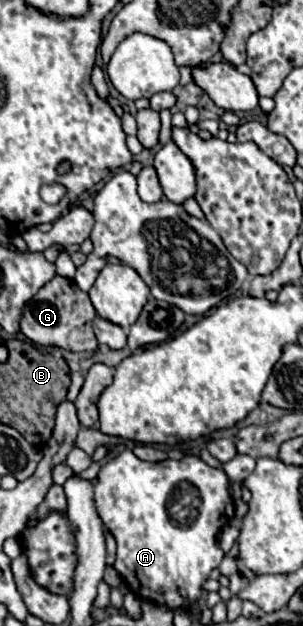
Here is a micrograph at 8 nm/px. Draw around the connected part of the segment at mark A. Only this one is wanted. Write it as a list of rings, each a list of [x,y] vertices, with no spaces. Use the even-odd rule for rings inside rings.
[[[123,449],[115,459],[101,465],[95,489],[95,509],[103,525],[113,533],[117,541],[115,571],[123,577],[131,591],[147,601],[167,605],[171,609],[189,609],[201,595],[201,587],[209,573],[219,567],[225,553],[217,545],[217,537],[225,525],[235,517],[235,505],[229,495],[229,477],[223,469],[207,465],[199,455],[187,453],[183,459],[165,461],[141,461],[131,449]]]

